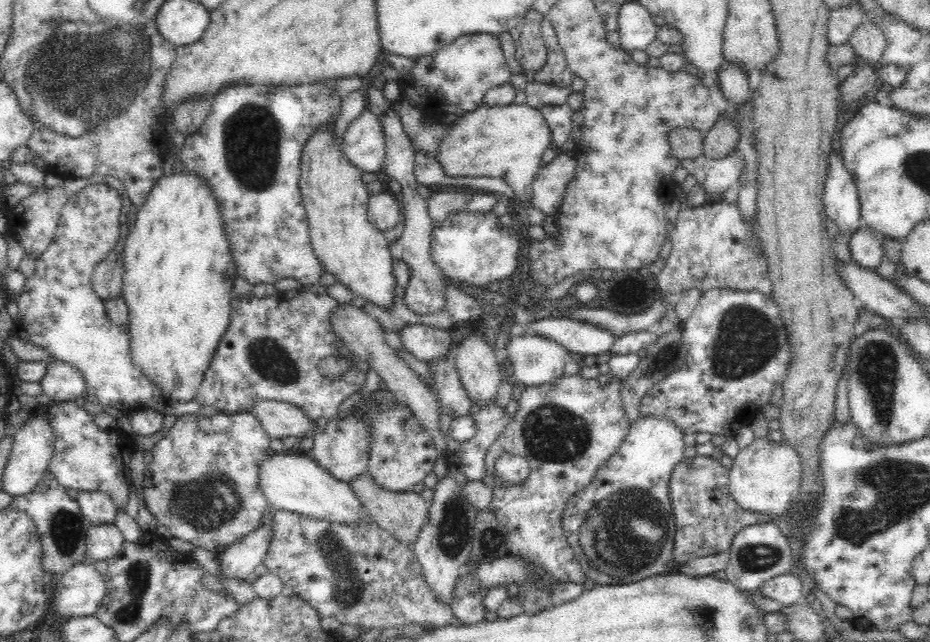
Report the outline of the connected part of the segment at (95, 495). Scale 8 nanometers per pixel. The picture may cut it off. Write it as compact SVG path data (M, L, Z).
M78 491L77 504L85 518L94 525L114 524L117 507L111 496L102 491Z

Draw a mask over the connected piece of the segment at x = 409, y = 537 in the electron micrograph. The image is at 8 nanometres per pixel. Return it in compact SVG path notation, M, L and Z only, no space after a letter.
M367 471L362 473L360 478L349 483L359 502L365 508L371 519L380 528L387 530L400 544L413 546L418 540L418 534L428 518L429 509L420 493L414 491L392 492L378 486Z

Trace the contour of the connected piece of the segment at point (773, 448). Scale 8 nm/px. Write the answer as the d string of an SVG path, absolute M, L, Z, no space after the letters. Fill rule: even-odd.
M758 413L750 424L754 440L733 458L729 469L729 491L740 509L754 513L763 513L780 520L790 507L793 496L798 492L802 480L800 457L783 440L772 442L767 439L767 418Z

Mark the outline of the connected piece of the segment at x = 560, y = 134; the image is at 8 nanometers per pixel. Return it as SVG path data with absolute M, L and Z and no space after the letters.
M568 103L548 104L539 110L550 127L550 147L556 151L572 134L572 108Z

